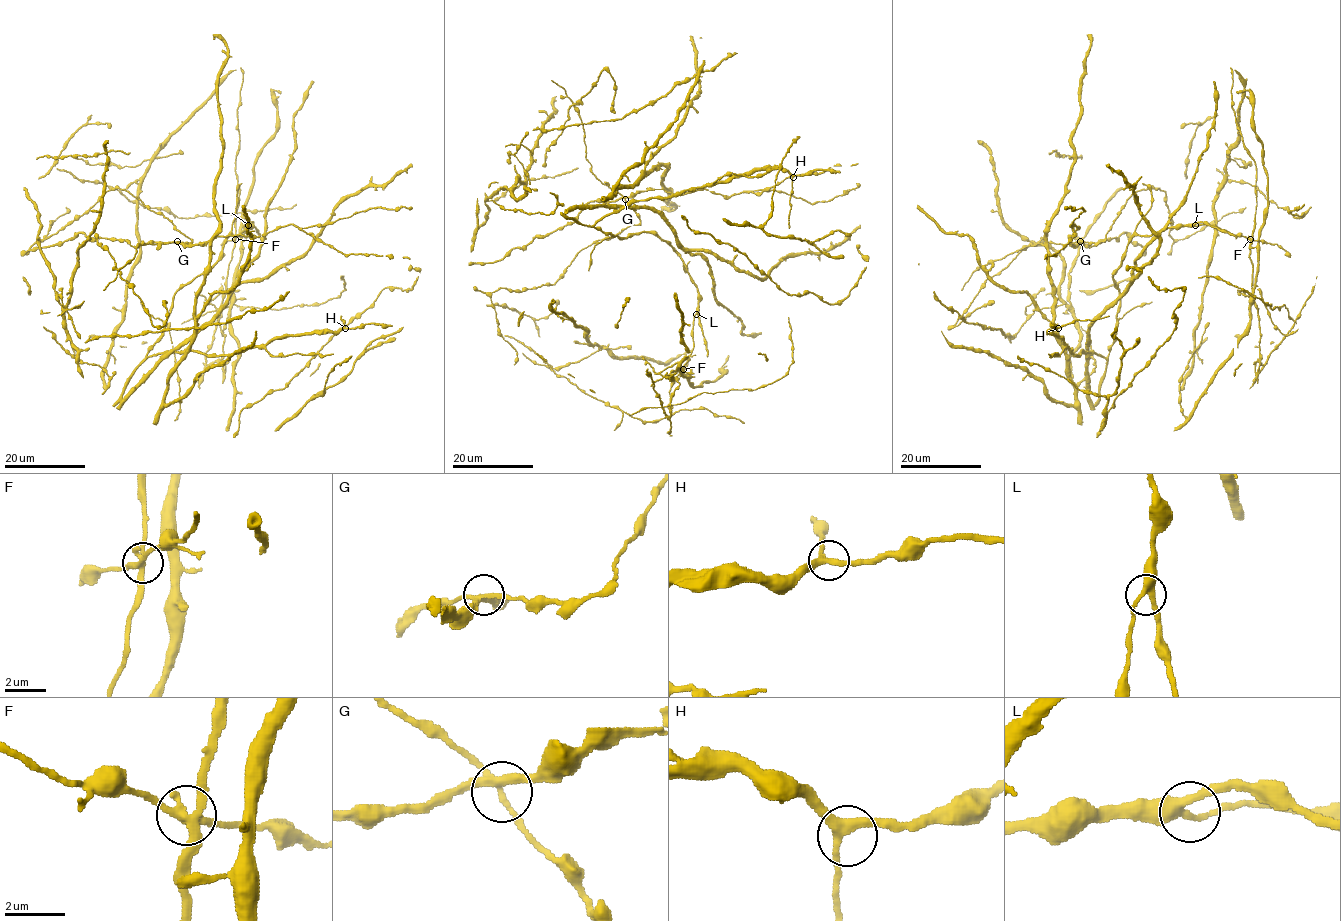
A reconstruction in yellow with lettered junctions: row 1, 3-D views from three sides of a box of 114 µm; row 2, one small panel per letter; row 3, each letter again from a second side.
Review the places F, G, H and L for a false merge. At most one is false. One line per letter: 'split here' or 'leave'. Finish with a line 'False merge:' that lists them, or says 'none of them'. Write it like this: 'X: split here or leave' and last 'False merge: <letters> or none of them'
F: split here
G: leave
H: leave
L: leave
False merge: F

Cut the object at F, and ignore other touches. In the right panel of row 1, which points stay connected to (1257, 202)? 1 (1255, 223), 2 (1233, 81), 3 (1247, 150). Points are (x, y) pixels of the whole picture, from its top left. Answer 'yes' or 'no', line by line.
1: yes
2: yes
3: yes

